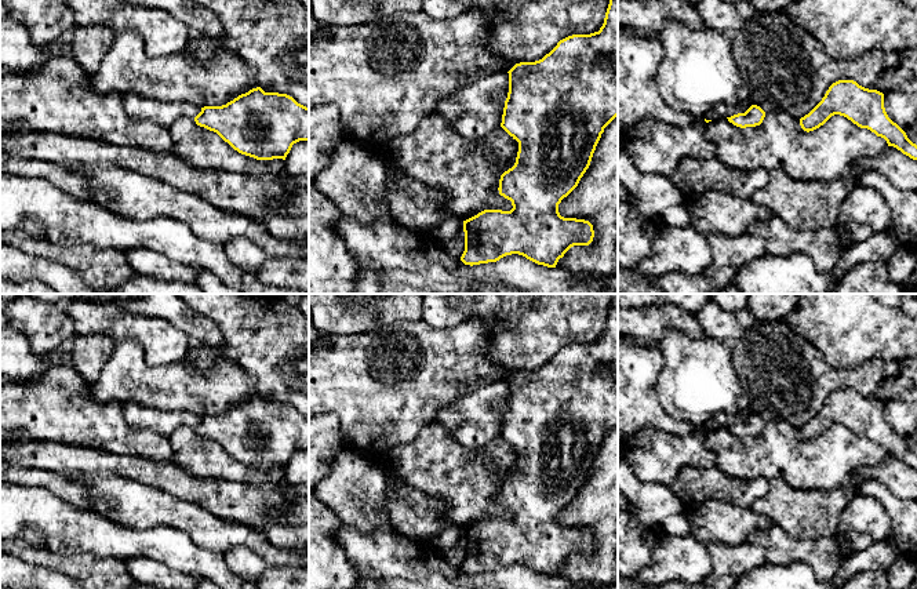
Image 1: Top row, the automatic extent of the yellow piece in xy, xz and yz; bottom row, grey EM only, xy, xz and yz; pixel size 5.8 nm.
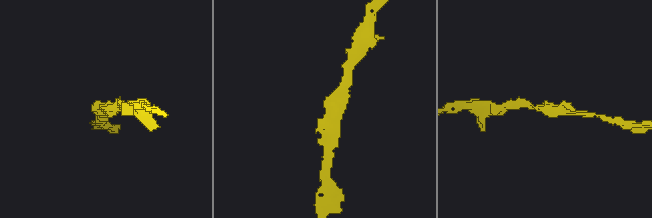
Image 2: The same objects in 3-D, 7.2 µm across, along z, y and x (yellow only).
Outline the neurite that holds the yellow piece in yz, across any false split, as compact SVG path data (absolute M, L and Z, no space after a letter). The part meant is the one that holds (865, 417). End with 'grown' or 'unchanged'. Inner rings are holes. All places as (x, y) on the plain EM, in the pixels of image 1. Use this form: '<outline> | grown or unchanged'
M838 389L826 400L822 410L804 426L800 435L809 441L823 435L832 425L840 423L860 437L867 437L903 463L917 469L917 454L894 432L884 417L884 403L869 399L854 389Z | unchanged

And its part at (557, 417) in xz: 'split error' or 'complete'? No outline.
complete

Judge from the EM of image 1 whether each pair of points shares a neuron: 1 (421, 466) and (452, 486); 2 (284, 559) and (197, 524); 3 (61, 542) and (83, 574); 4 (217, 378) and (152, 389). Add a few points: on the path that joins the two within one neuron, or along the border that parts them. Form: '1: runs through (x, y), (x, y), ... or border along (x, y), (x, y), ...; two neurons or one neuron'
1: runs through (429, 466), (433, 466), (444, 477); one neuron
2: runs through (262, 548), (255, 541), (240, 534), (219, 534); one neuron
3: border along (46, 546), (64, 555), (77, 552), (102, 555); two neurons
4: runs through (200, 388), (168, 388); one neuron

